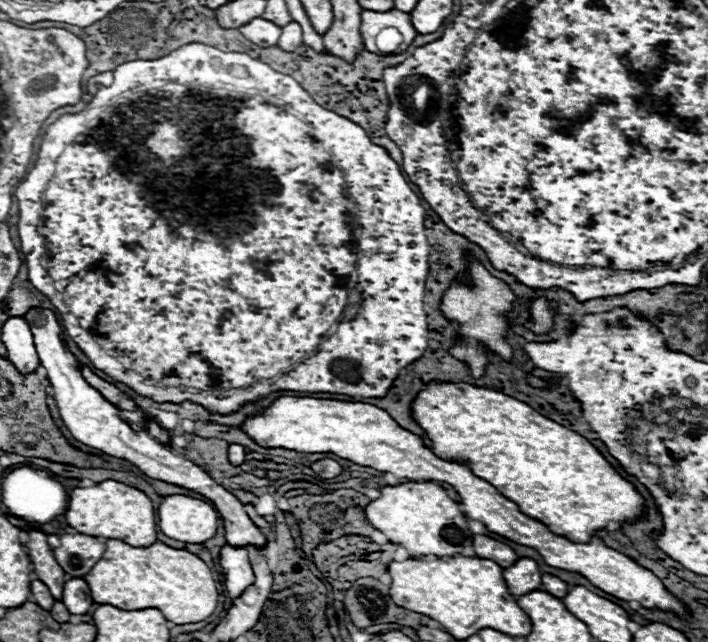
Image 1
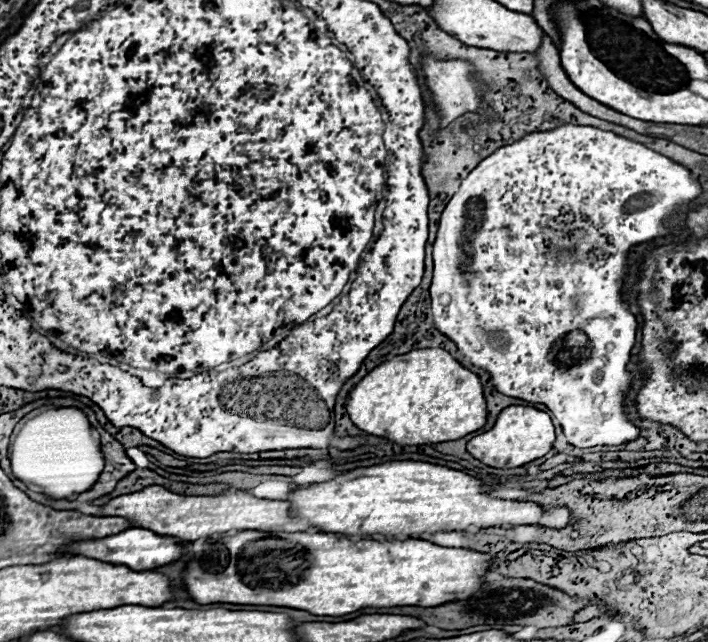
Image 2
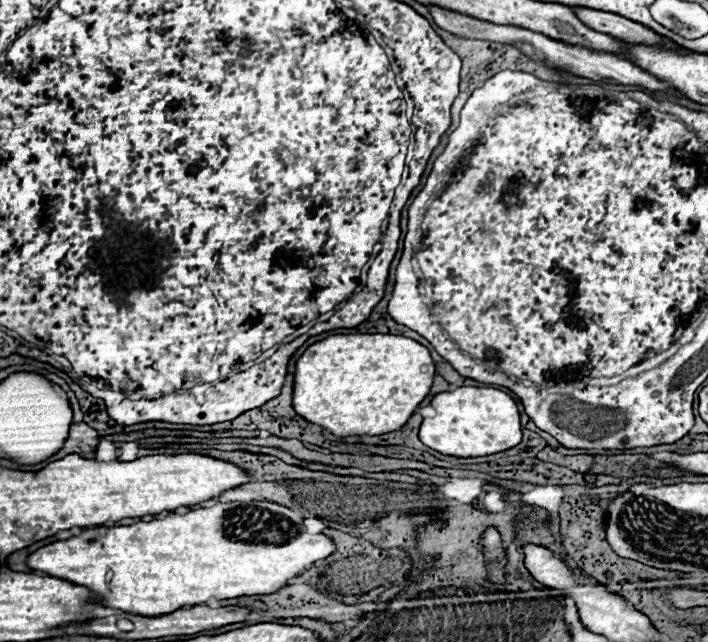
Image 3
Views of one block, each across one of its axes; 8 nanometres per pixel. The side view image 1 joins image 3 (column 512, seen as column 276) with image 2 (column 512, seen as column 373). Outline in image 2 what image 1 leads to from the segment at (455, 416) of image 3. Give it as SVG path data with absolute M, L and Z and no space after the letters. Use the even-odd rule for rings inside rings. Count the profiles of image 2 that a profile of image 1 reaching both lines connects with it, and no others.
M508 406L498 414L496 424L488 432L468 440L466 450L486 466L518 468L536 458L542 458L552 448L552 442L554 442L554 426L546 412L536 410L532 406Z

